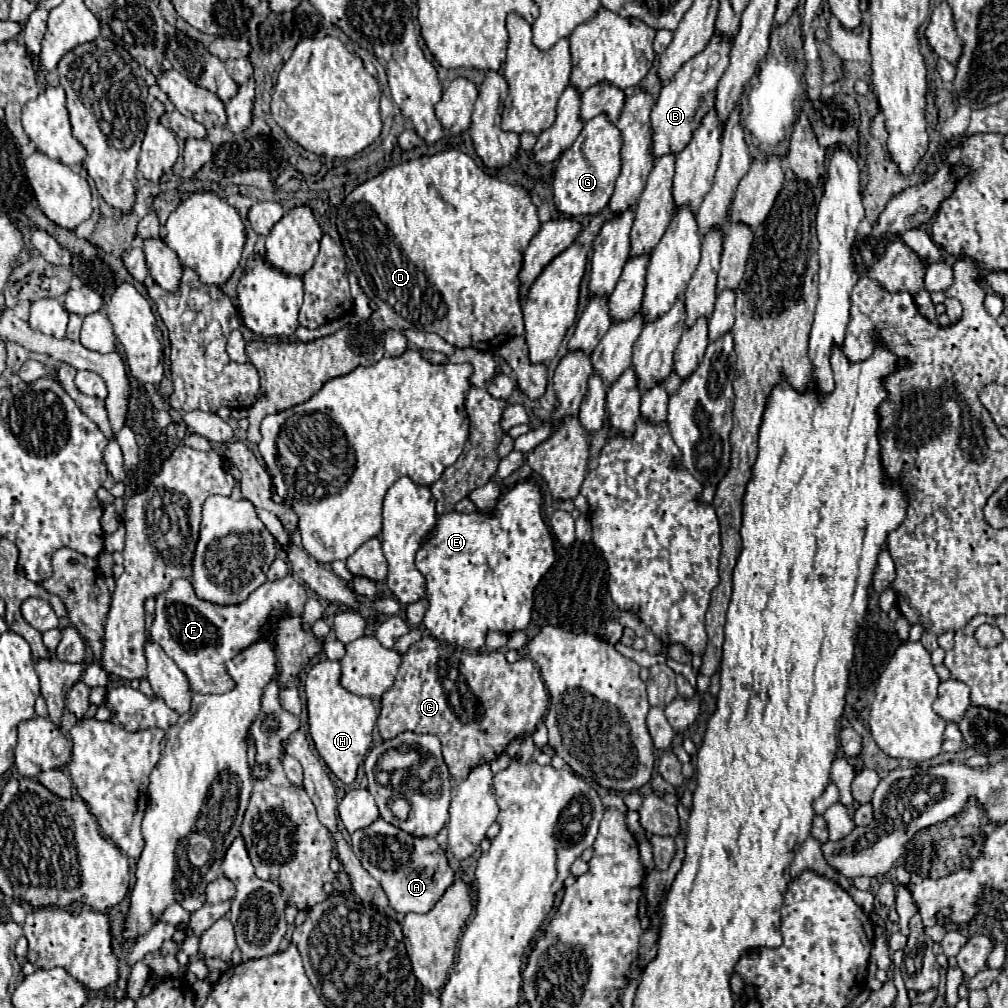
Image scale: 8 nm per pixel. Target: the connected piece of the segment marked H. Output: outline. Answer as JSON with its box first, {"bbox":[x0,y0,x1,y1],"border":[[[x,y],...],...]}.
{"bbox":[304,660,378,784],"border":[[[320,660],[318,664],[314,664],[306,676],[304,690],[310,736],[318,754],[324,758],[332,774],[336,774],[344,784],[352,784],[356,778],[356,770],[364,762],[372,744],[378,710],[370,698],[356,696],[340,684],[340,664],[334,660]]]}

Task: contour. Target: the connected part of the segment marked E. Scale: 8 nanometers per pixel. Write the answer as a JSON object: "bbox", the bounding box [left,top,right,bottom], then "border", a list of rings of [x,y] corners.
{"bbox":[416,482,554,652],"border":[[[520,482],[500,496],[492,514],[450,512],[438,518],[432,528],[432,538],[424,542],[416,554],[416,568],[426,578],[426,598],[430,602],[424,626],[436,640],[478,652],[484,648],[488,632],[496,630],[512,634],[530,624],[534,588],[554,564],[554,540],[540,514],[540,506],[542,496],[538,486],[532,482]]]}

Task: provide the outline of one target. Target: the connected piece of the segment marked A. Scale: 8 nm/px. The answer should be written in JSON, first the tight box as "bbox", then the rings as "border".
{"bbox":[352,818,454,914],"border":[[[378,818],[368,828],[356,830],[352,834],[352,850],[360,858],[362,866],[370,872],[374,880],[380,882],[388,894],[390,906],[398,914],[408,912],[428,912],[442,898],[446,888],[454,882],[454,870],[448,864],[446,852],[430,838],[414,838],[400,828]]]}

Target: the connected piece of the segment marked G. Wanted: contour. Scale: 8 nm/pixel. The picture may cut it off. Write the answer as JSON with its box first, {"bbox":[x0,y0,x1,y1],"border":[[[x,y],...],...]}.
{"bbox":[554,114,622,216],"border":[[[604,114],[588,120],[576,138],[576,142],[560,156],[558,168],[554,172],[554,204],[566,216],[598,214],[614,192],[616,178],[620,174],[620,148],[622,136],[620,130],[604,118]]]}

